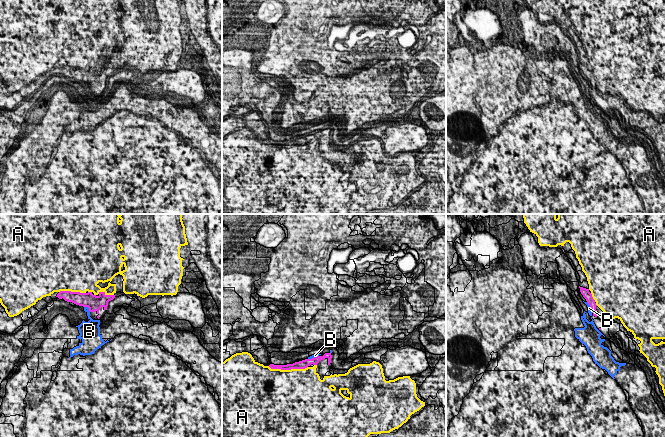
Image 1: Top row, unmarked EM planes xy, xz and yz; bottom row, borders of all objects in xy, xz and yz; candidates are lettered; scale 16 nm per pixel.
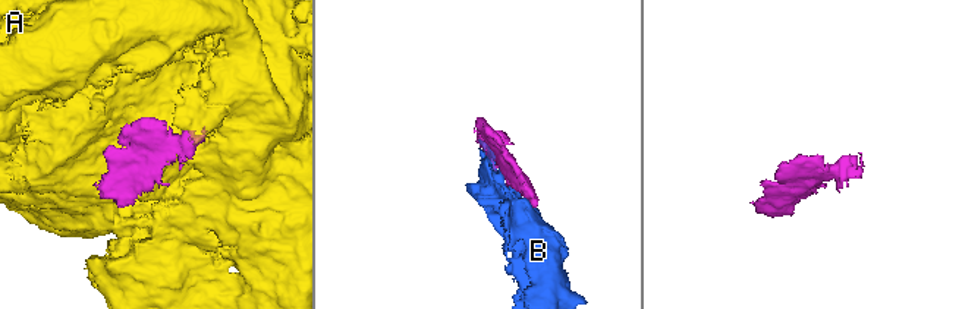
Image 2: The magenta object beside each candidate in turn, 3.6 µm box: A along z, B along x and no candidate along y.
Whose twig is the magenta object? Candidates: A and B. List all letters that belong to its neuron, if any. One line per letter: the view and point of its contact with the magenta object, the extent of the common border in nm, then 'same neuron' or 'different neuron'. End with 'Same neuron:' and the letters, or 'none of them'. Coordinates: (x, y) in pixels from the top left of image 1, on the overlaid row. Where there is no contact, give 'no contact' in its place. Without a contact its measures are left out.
A: xz (288, 369) | 650 nm | same neuron
B: xy (88, 307) | 140 nm | different neuron
Same neuron: A

